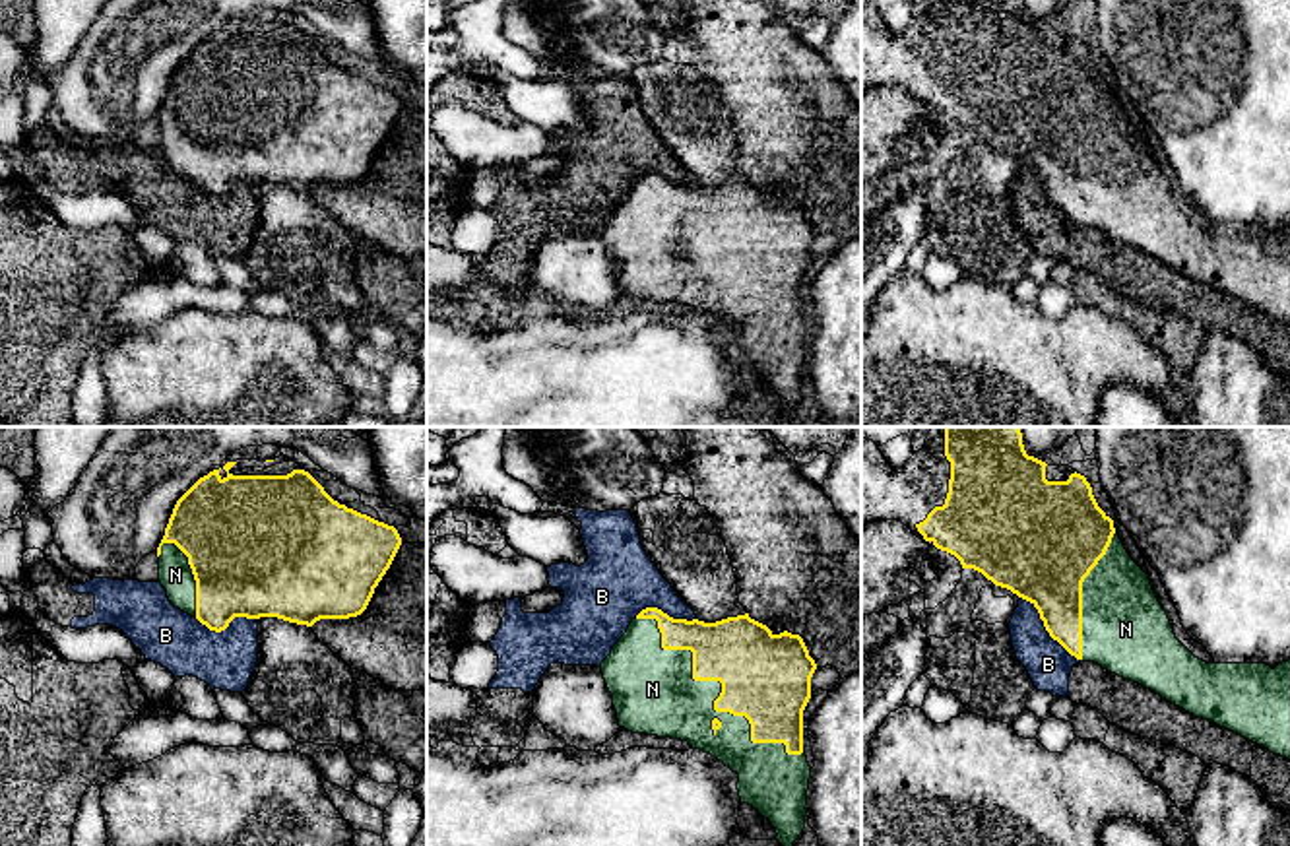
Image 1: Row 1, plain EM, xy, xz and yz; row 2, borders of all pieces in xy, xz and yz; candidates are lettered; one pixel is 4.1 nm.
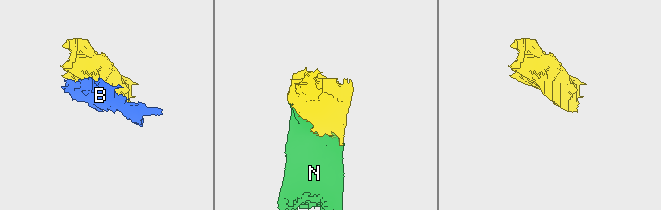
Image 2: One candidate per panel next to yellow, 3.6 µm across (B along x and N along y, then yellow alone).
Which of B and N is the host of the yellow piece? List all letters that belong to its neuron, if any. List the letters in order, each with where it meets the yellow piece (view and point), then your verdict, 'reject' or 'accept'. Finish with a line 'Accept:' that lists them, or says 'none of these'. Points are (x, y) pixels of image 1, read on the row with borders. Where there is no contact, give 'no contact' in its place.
B: meets yellow in yz at (1046, 629); reject
N: meets yellow in xz at (722, 687); accept
Accept: N

